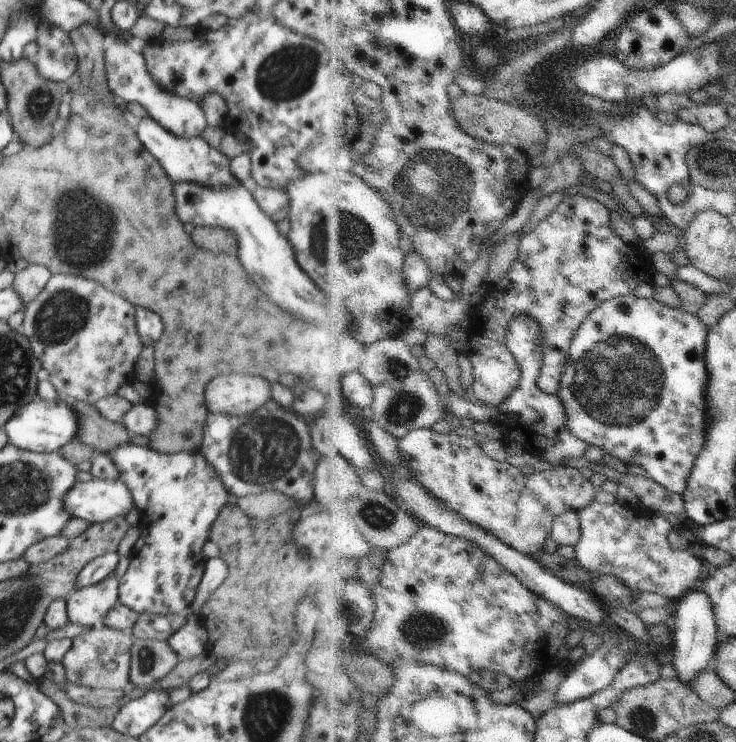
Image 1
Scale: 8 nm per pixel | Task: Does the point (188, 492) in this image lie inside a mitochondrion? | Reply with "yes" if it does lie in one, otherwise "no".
no

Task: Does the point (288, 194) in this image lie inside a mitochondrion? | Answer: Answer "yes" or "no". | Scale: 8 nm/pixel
no

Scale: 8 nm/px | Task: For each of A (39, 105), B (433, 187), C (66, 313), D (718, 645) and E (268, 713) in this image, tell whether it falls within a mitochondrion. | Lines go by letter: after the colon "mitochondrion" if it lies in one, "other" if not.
A: mitochondrion
B: mitochondrion
C: mitochondrion
D: other
E: mitochondrion

